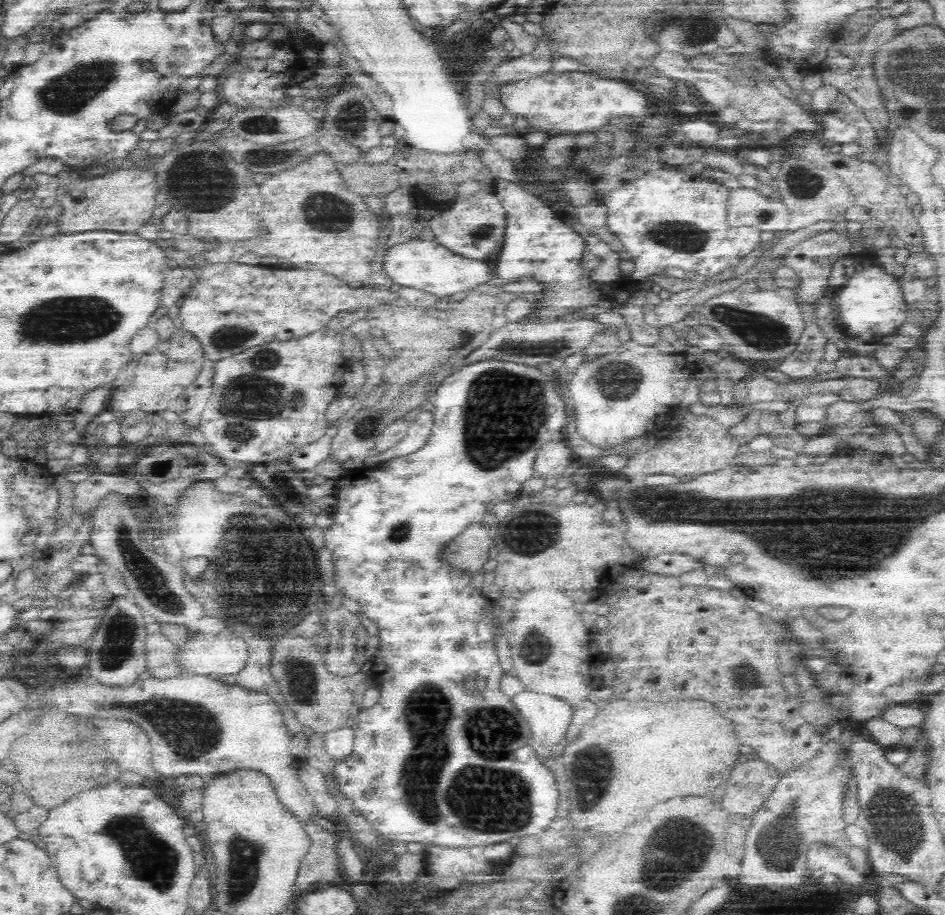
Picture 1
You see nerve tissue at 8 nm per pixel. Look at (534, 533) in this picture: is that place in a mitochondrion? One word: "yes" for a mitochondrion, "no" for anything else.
yes

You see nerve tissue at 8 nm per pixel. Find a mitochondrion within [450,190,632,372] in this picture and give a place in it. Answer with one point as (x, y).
(521, 347)

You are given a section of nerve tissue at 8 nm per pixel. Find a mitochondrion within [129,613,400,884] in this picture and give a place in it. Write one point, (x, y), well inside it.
(300, 679)

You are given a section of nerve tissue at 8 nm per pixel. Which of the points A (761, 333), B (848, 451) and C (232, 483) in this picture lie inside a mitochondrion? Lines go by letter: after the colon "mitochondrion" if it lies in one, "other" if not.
A: mitochondrion
B: other
C: other

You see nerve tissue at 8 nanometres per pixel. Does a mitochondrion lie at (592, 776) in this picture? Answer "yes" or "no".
yes

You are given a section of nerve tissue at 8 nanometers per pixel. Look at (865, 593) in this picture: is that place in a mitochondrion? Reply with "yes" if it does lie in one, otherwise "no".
no

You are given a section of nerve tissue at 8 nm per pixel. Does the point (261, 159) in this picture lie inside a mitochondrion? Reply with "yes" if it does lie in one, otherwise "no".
yes

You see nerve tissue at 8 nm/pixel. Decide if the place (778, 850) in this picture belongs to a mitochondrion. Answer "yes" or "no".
yes

